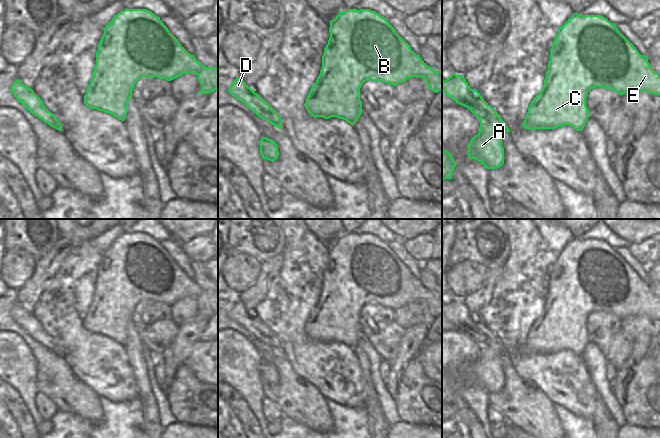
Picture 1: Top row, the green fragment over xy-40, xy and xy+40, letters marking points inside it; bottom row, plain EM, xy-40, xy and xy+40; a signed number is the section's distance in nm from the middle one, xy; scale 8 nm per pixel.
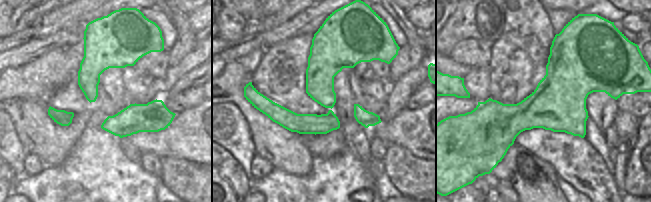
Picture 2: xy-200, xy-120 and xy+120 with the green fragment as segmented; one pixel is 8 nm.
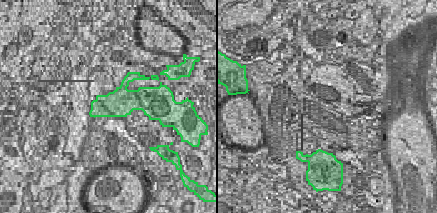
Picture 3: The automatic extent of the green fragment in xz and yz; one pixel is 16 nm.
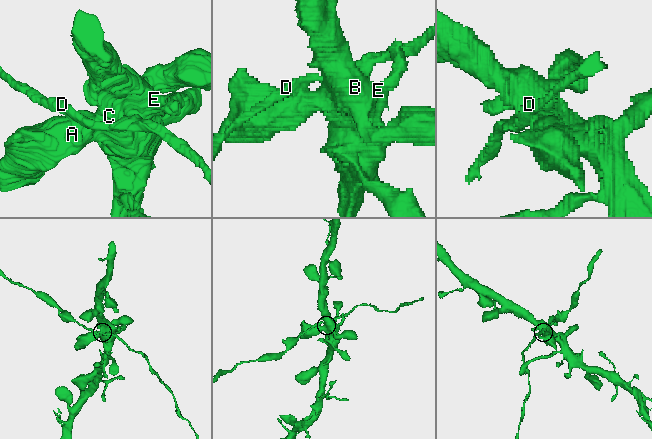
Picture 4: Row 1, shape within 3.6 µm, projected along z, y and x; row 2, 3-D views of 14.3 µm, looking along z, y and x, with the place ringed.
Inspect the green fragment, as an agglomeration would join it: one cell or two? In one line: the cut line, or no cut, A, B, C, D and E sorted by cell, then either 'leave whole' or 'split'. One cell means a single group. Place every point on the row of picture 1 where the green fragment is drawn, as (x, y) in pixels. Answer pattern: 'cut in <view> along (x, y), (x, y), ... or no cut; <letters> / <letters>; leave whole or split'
no cut; A B C D E; leave whole

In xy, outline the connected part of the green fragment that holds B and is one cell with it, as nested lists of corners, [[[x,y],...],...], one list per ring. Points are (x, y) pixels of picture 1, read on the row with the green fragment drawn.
[[[348,9],[341,11],[335,19],[330,21],[330,38],[324,48],[322,68],[312,86],[304,104],[306,110],[313,117],[329,119],[337,117],[354,125],[362,114],[360,88],[367,81],[381,81],[394,87],[411,77],[423,77],[431,91],[437,93],[442,90],[442,71],[435,71],[429,67],[408,45],[408,43],[394,30],[392,25],[381,15],[369,9]]]

